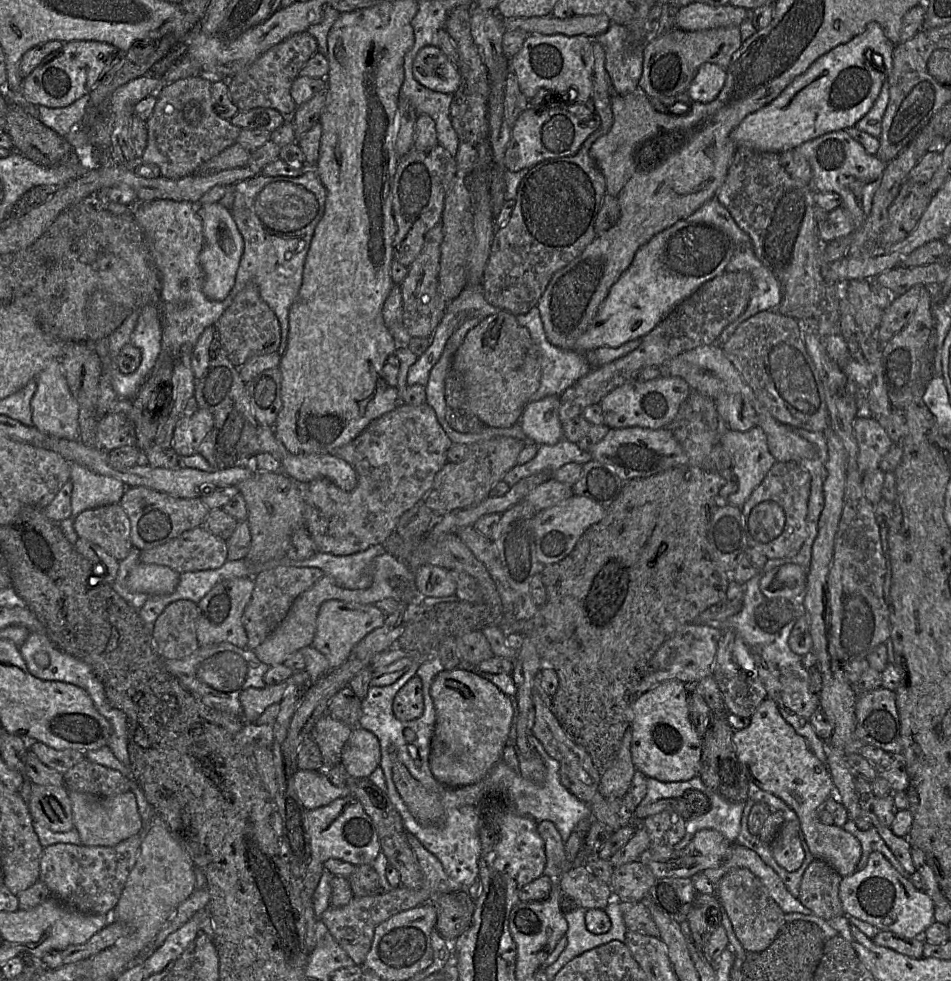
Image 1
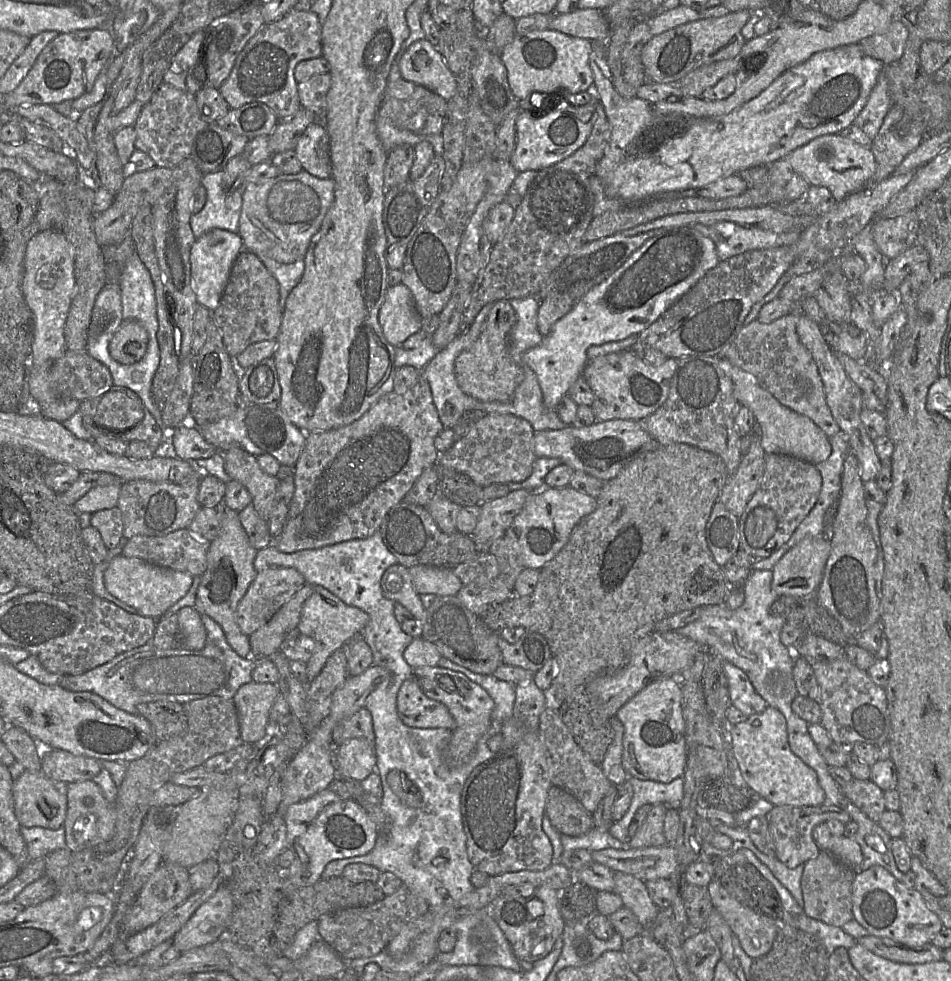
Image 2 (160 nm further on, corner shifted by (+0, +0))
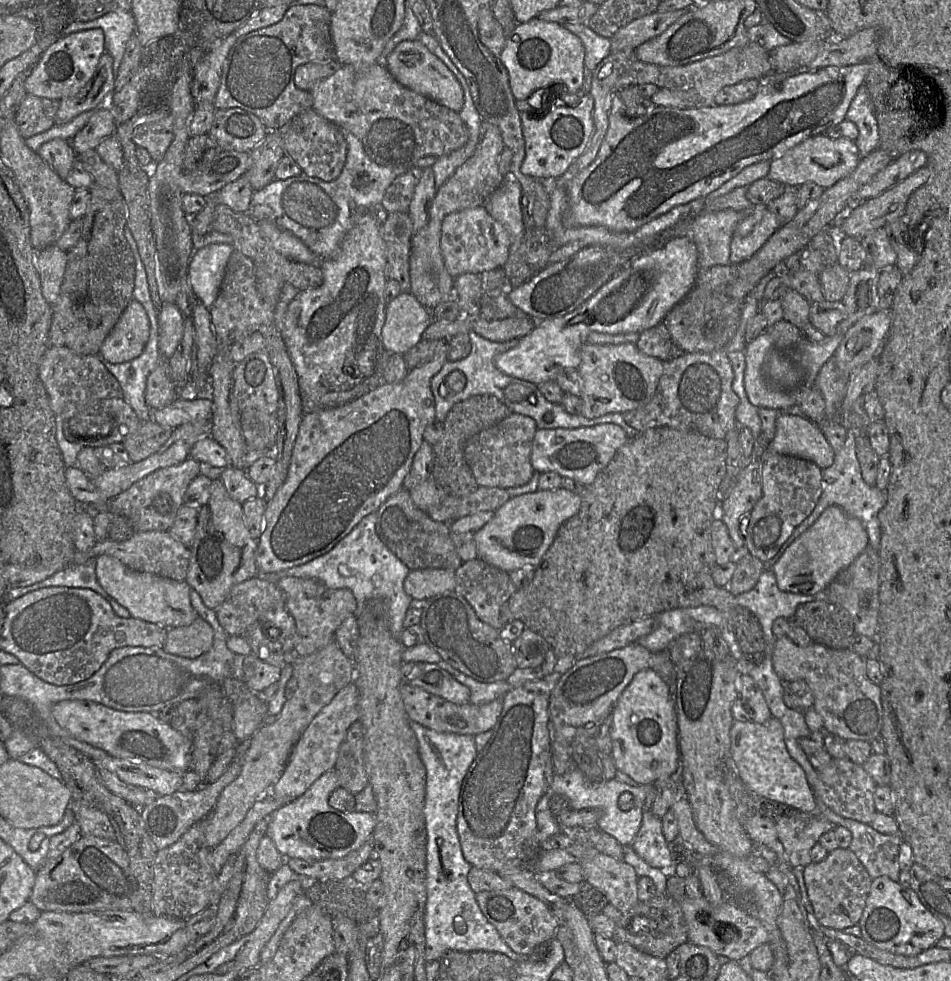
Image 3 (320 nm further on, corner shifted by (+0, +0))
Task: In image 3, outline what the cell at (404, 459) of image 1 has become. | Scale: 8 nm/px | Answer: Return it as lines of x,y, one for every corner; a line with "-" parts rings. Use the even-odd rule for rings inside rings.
446,341
439,349
437,349
432,360
424,365
409,370
407,376
402,381
398,383
381,383
376,389
369,391
368,393
348,403
304,414
293,447
287,477
273,498
266,503
264,513
264,531
257,540
258,546
255,554
255,562
258,572
275,573
284,571
326,554
334,548
338,542
346,537
365,516
372,512
377,512
381,505
389,497
403,488
404,479
410,471
413,458
424,441
424,430
436,419
435,401
431,391
430,381
431,378
441,370
444,363
447,361
448,351
449,344
448,341

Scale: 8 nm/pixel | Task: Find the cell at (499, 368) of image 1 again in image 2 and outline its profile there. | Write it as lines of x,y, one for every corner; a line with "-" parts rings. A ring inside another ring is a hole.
501,300
489,310
484,327
475,343
462,352
455,360
454,372
460,389
468,396
481,402
507,402
524,378
523,364
517,363
510,355
510,332
515,323
515,312
510,303

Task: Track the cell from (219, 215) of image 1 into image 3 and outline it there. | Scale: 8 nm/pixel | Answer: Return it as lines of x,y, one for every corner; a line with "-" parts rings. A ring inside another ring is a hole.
210,244
195,250
188,275
198,300
207,308
215,303
228,261
235,248
230,244

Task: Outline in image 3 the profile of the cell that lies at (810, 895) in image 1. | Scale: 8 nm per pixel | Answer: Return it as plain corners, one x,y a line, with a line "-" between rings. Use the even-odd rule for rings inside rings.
850,848
832,850
822,861
805,866
803,873
807,894
819,925
844,930
859,924
872,878

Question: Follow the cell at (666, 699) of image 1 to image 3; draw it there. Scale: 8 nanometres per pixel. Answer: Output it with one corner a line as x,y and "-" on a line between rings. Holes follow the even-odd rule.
651,668
637,672
620,694
611,713
610,735
616,769
636,783
654,784
661,778
677,778
680,753
674,698
669,686

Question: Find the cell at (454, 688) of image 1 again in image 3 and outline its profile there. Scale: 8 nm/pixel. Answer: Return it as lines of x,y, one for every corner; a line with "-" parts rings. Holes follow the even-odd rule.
405,662
400,675
403,683
420,687
455,704
470,702
470,690
436,663

